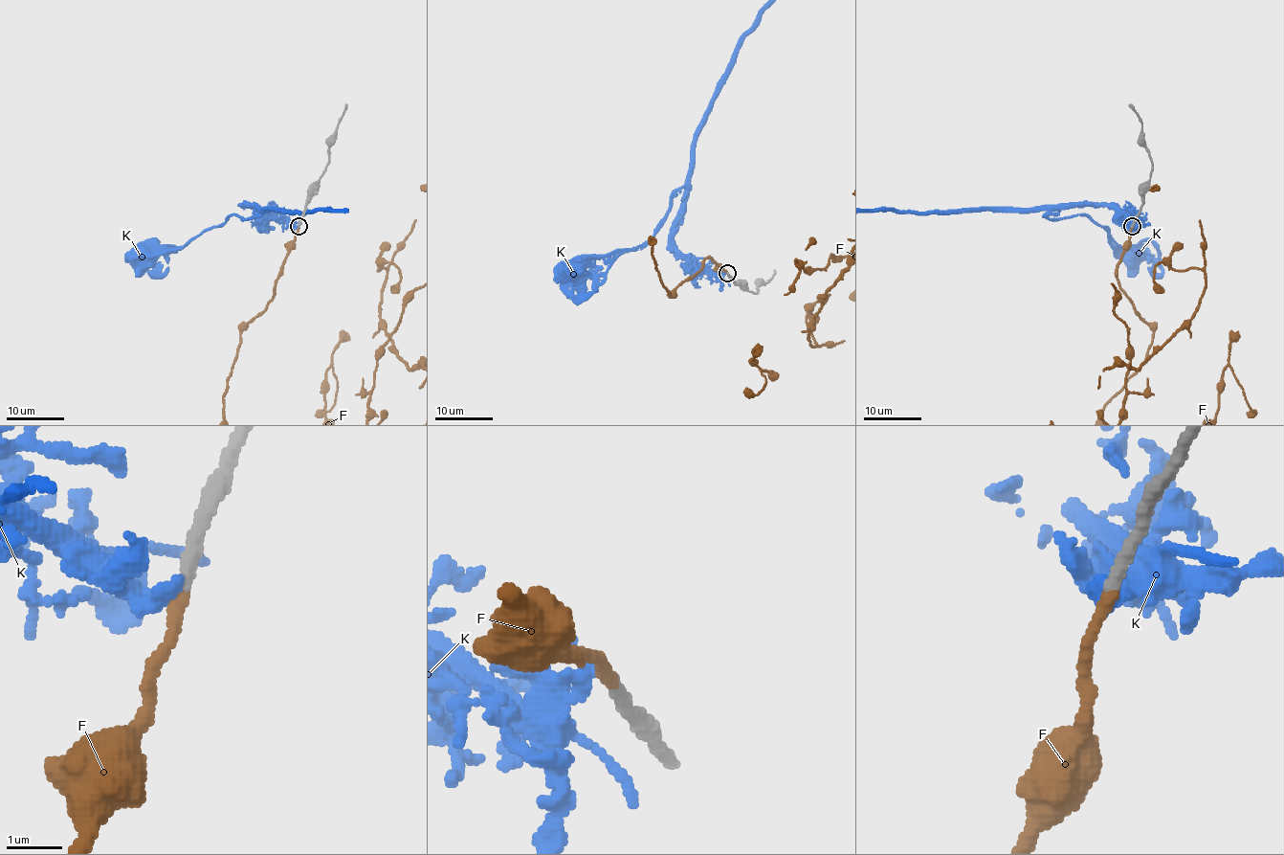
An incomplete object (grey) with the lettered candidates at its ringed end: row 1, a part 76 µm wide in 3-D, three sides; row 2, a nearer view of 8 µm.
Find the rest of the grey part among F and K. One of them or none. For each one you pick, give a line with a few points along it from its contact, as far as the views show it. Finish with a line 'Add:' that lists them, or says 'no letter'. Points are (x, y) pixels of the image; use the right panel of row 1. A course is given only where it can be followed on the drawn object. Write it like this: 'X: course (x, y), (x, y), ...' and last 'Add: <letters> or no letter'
Add: F

